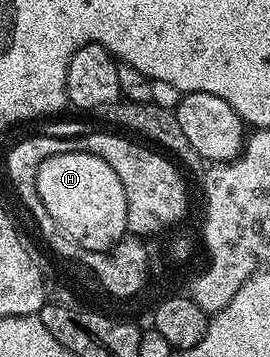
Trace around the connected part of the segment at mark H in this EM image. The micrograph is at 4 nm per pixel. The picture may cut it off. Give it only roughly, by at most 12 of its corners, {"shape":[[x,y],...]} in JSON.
{"shape":[[88,152],[48,156],[36,192],[78,250],[127,237],[120,176]]}

